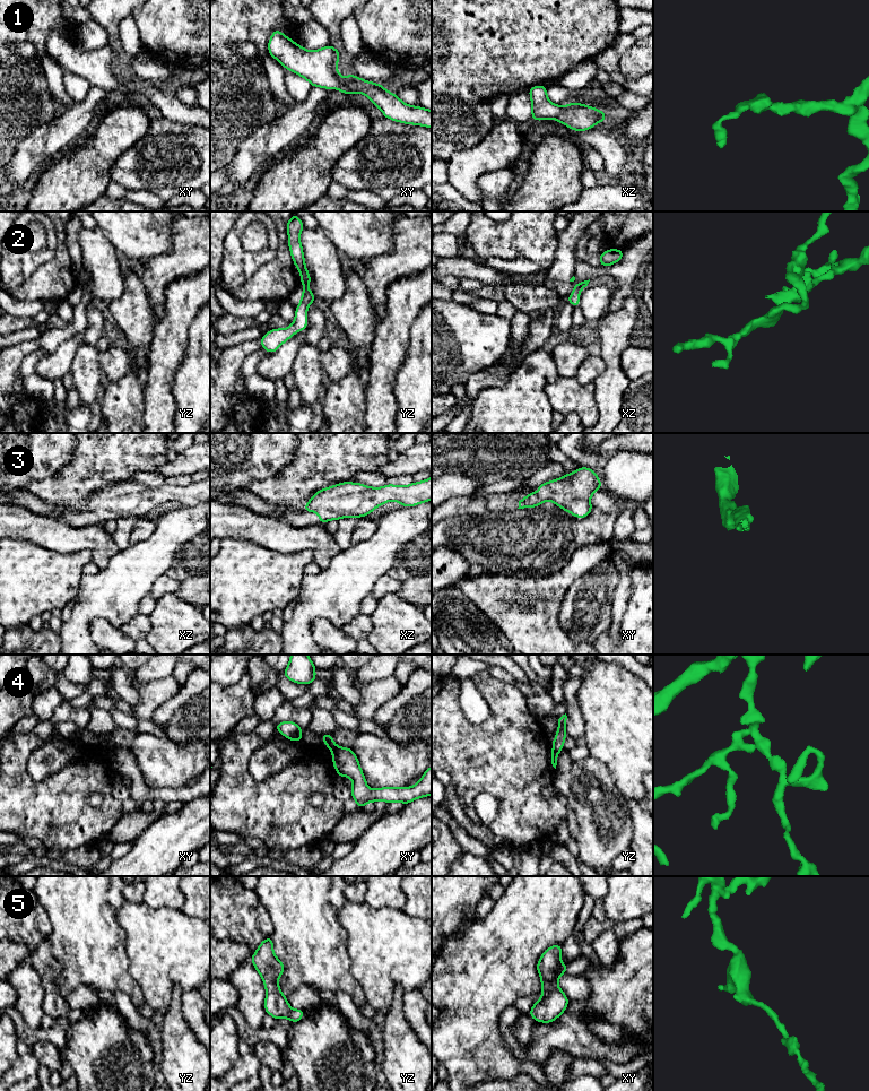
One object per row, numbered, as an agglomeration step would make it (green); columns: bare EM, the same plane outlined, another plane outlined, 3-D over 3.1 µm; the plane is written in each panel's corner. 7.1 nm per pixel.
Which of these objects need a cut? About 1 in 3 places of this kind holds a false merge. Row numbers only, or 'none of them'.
4

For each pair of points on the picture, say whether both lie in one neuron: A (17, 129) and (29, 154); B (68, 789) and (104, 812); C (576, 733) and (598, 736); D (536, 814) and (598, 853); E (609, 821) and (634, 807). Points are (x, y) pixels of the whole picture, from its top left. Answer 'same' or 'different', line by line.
A: different
B: same
C: different
D: different
E: different

